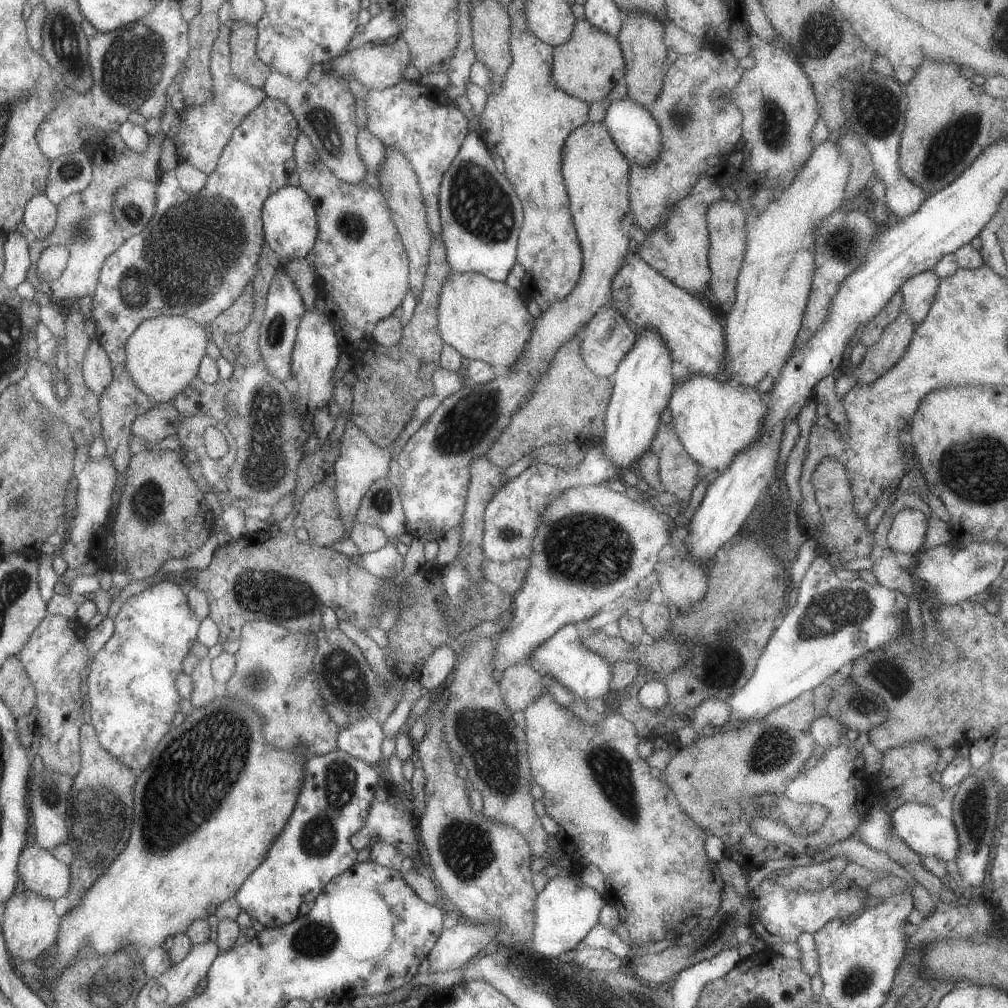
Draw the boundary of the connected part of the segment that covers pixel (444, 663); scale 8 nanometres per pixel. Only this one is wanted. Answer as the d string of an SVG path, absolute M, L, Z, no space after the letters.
M448 644L435 648L429 660L421 667L419 684L424 691L440 690L448 681L454 669L456 656Z

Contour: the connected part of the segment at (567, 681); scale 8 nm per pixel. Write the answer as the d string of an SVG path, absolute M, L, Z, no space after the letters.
M565 624L558 628L551 638L539 644L525 663L534 667L543 676L555 678L563 688L573 692L578 699L593 701L602 700L610 691L611 665L604 658L593 654L591 650L583 648L580 637L575 630L575 624Z

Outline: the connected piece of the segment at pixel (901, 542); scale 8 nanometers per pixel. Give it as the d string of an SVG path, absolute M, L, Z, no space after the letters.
M904 508L891 520L887 544L893 553L914 554L925 542L928 519L918 509Z

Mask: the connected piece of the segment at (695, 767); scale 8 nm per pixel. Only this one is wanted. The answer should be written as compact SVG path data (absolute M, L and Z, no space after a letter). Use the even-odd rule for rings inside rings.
M799 698L789 700L787 704L781 704L761 716L759 720L749 720L741 731L737 729L724 729L711 736L699 734L692 744L679 745L677 748L669 746L671 758L668 760L664 773L665 784L671 788L673 796L677 798L681 812L685 812L691 820L695 820L707 835L713 834L721 838L724 846L724 854L734 860L746 872L759 868L765 860L779 860L792 853L792 847L775 844L771 841L755 836L749 828L753 818L761 818L763 815L769 820L783 824L798 839L817 834L819 828L825 824L827 810L825 806L817 803L795 803L784 795L786 785L795 778L804 768L805 761L813 754L815 740L811 736L811 723L817 718L814 714L813 702L805 704ZM761 792L773 792L777 794L775 806L769 806L764 810L756 807L751 798L759 796Z

